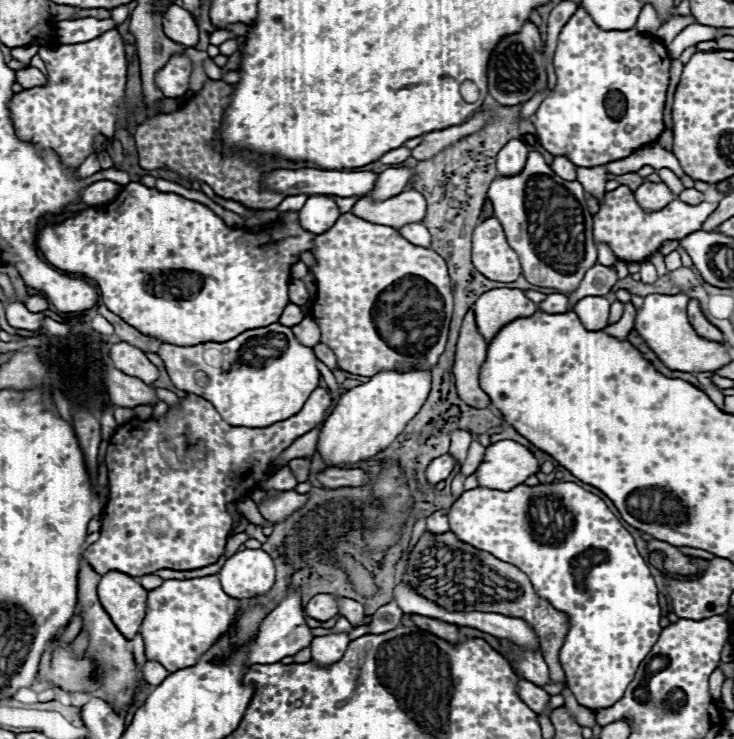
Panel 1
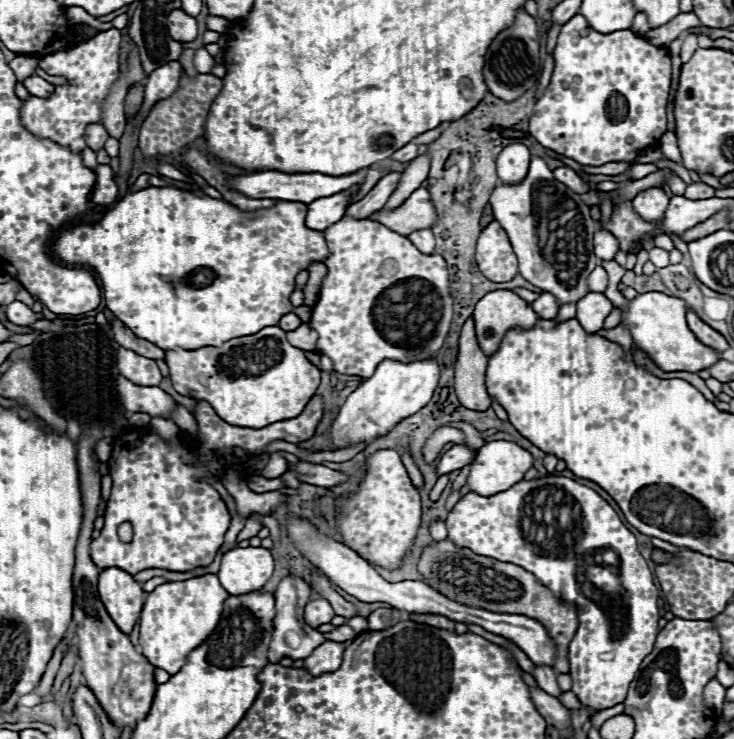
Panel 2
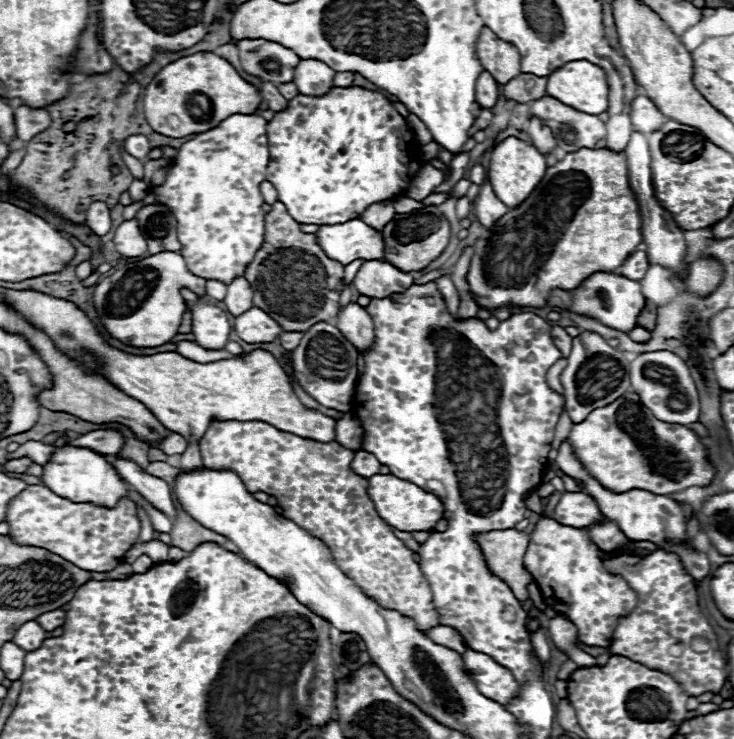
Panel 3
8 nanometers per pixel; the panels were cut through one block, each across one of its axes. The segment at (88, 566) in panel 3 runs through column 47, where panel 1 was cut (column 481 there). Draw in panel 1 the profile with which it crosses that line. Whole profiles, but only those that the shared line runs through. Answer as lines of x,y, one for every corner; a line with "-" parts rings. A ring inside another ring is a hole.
556,482
556,484
538,484
538,486
516,486
508,492
502,492
502,490
490,490
490,488
472,488
472,490
466,490
450,508
450,530
466,544
478,548
478,550
484,550
484,552
490,552
494,554
496,558
500,558
502,562
508,562
508,564
514,564
518,566
532,582
536,594
544,600
548,600
556,610
564,612
568,616
568,622
570,622
570,628
568,628
568,634
564,638
564,646
560,650
560,664
566,672
566,684
568,688
574,692
576,700
580,706
586,706
590,710
598,710
600,706
612,706
612,702
618,702
624,694
624,690
628,688
628,684
632,682
640,662
646,658
646,654
650,652
650,648
656,644
662,628
660,628
660,606
658,606
658,588
656,588
656,582
644,562
644,558
638,554
636,546
634,546
634,538
630,536
630,532
620,524
620,520
608,510
608,506
604,504
604,500
600,500
596,494
580,488
578,484
574,482
-
544,526
544,528
542,528
-
596,556
604,556
604,560
596,562
594,558

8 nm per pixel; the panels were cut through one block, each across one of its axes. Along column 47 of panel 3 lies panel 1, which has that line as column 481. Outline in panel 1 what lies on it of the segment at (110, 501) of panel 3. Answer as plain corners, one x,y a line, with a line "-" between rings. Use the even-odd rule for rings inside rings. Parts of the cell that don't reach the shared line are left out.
514,440
494,442
486,448
484,462
476,470
478,484
492,490
512,490
538,472
536,456

